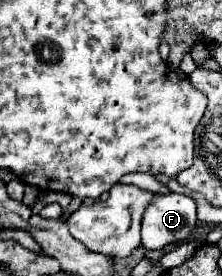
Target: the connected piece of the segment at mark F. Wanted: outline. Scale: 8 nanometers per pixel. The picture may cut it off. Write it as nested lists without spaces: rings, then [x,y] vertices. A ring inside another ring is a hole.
[[[169,193],[155,195],[147,207],[141,225],[141,237],[145,249],[163,251],[169,245],[179,245],[197,229],[195,201],[189,195]]]

